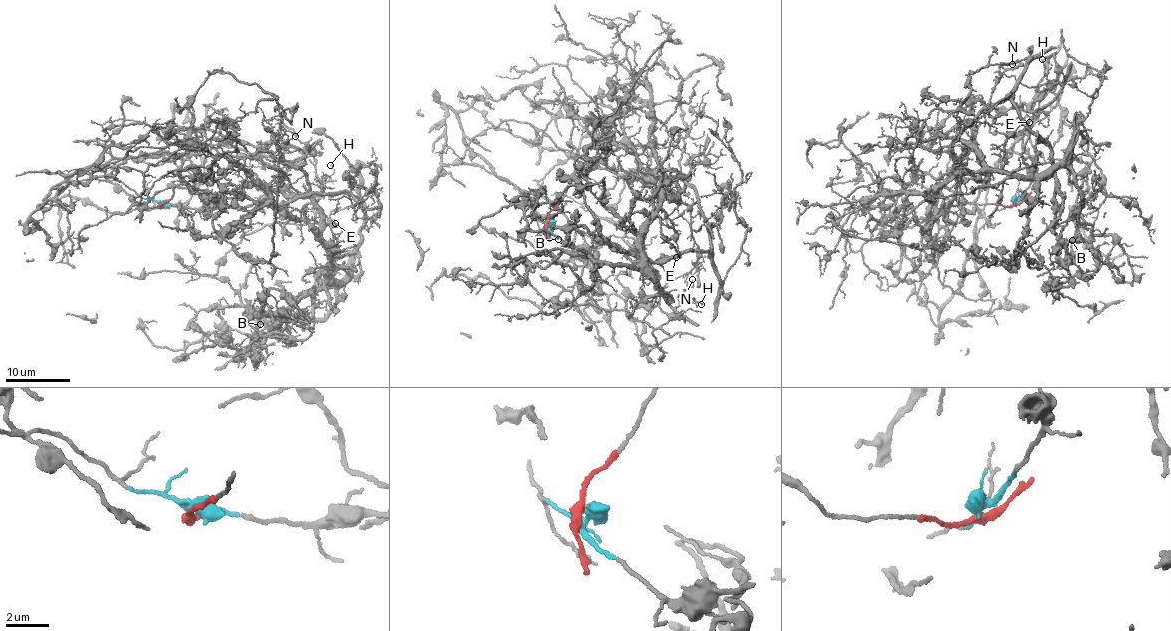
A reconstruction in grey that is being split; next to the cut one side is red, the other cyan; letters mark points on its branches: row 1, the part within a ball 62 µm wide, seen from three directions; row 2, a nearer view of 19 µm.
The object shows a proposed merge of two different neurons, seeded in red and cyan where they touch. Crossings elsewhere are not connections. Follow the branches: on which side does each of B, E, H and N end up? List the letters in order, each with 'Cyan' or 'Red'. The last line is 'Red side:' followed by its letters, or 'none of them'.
B: Cyan
E: Cyan
H: Cyan
N: Cyan
Red side: none of them

